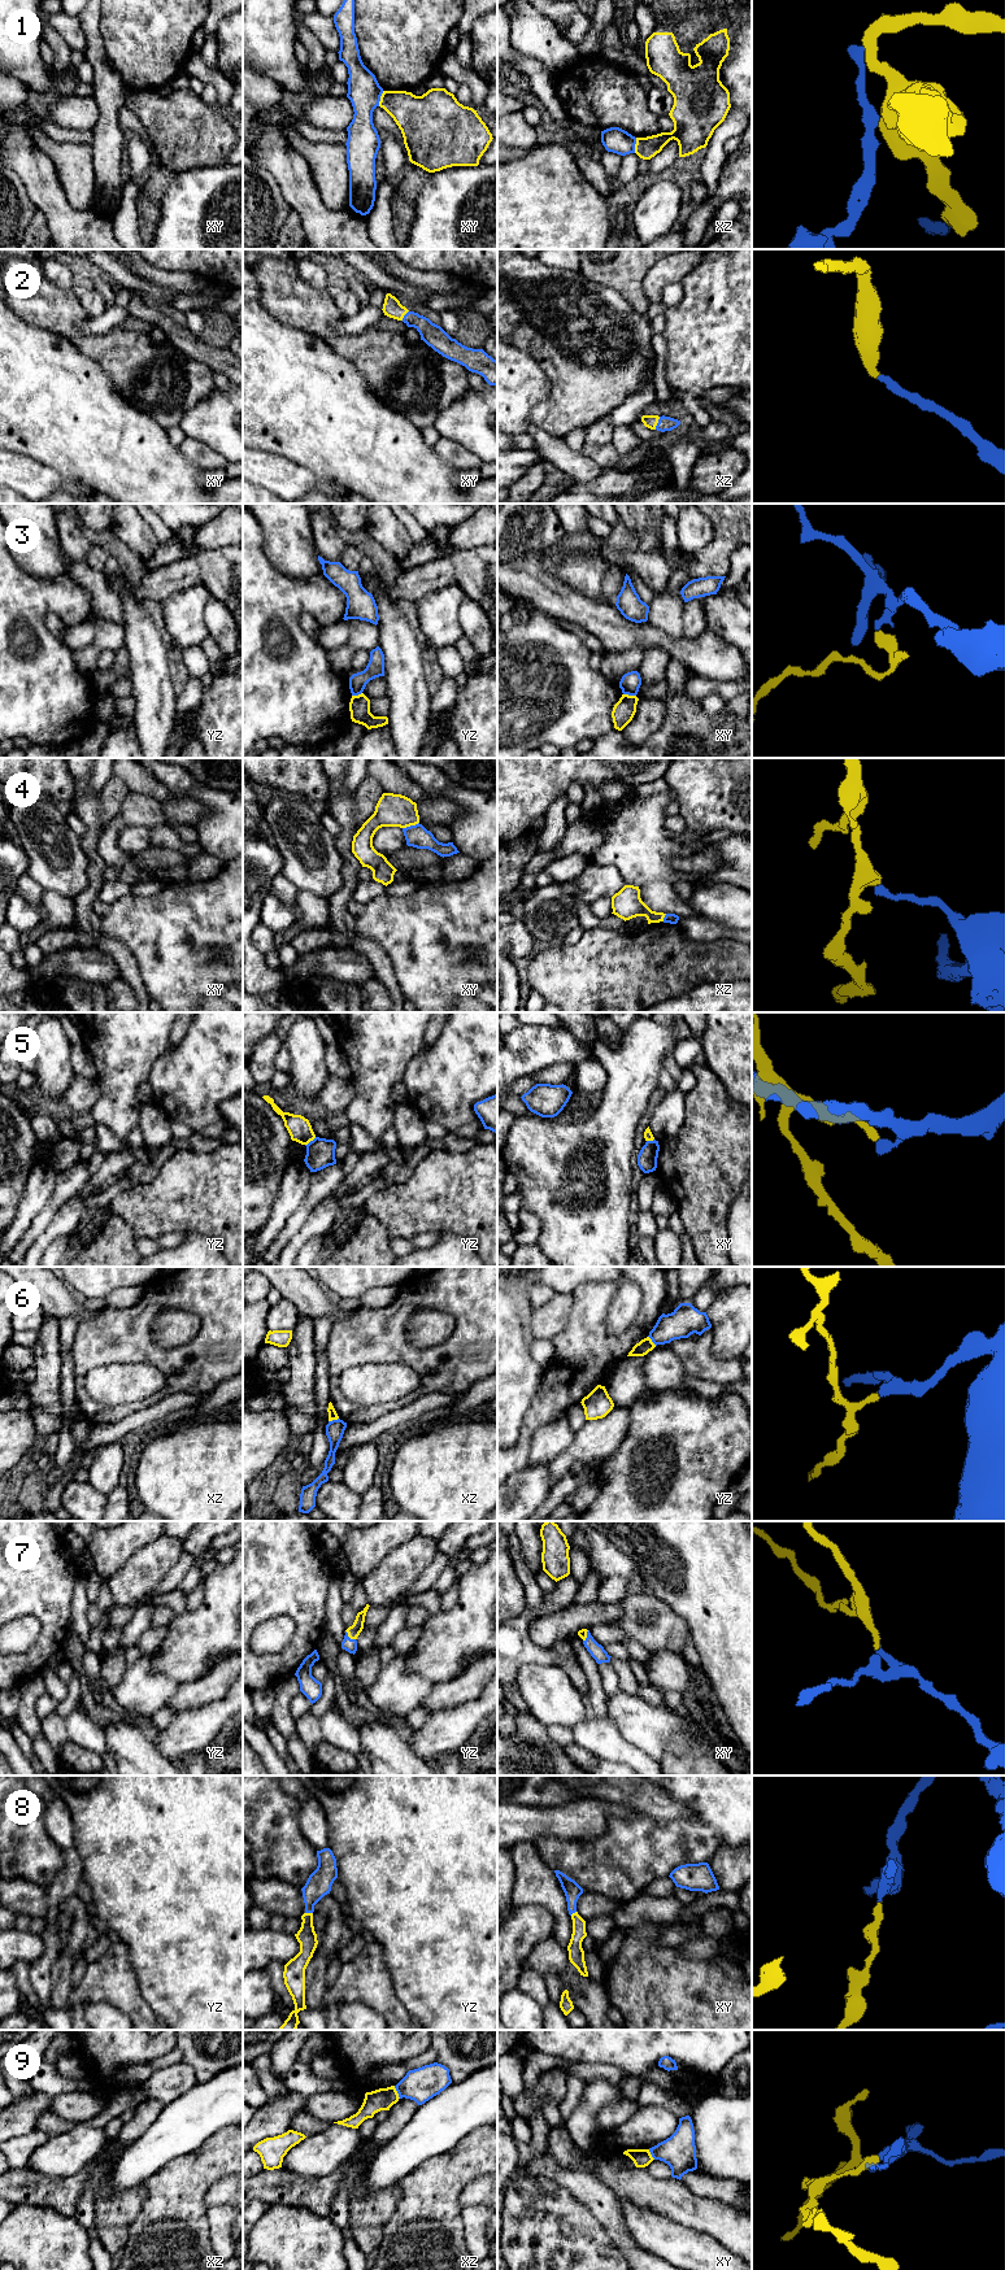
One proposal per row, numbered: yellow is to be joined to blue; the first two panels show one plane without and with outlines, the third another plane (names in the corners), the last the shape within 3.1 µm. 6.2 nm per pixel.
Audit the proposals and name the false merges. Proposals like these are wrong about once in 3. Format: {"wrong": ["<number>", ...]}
{"wrong": ["1", "3", "4", "5", "6", "9"]}

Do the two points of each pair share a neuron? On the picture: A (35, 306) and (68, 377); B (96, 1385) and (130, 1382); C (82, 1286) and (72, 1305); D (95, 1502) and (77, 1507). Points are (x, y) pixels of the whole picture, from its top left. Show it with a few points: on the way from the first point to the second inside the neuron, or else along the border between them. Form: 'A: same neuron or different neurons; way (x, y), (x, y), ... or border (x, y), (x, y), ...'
A: different neurons; border (18, 316), (38, 326), (65, 335), (73, 344)
B: same neuron; way (104, 1385), (122, 1384)
C: different neurons; border (62, 1280), (79, 1298)
D: same neuron; way (91, 1503), (81, 1504)

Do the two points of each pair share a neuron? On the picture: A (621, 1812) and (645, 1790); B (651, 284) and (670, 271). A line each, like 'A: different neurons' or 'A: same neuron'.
A: different neurons
B: same neuron

